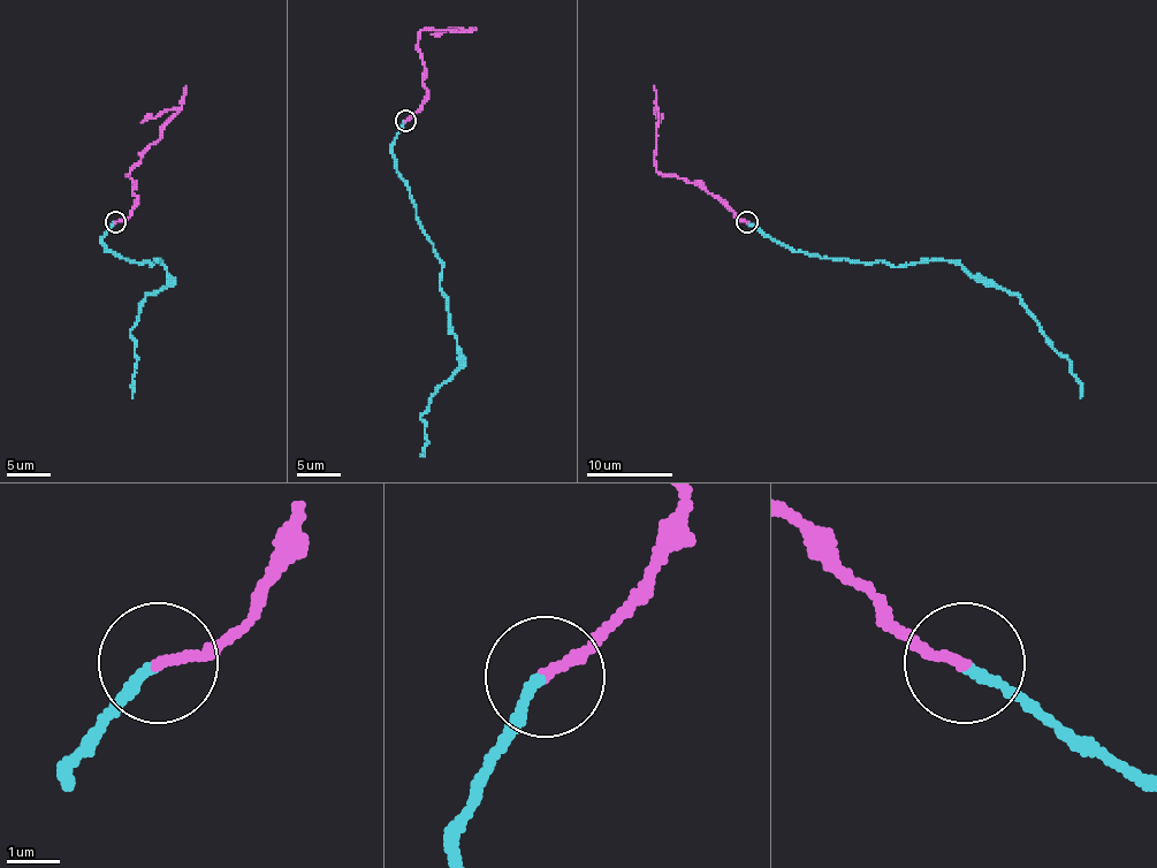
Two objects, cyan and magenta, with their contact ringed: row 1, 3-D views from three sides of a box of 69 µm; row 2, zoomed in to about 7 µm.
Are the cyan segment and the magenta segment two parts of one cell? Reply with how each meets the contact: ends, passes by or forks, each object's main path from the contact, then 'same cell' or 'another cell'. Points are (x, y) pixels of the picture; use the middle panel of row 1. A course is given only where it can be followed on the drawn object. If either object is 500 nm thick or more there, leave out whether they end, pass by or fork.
cyan ends there; magenta ends there; cyan runs (405, 120), (391, 146), (396, 172), (441, 265), (440, 288), (458, 364), (420, 415), (426, 443), (423, 454); magenta runs (405, 120), (420, 109), (426, 94), (418, 35), (431, 28), (467, 32), (450, 28), (431, 35); another cell

